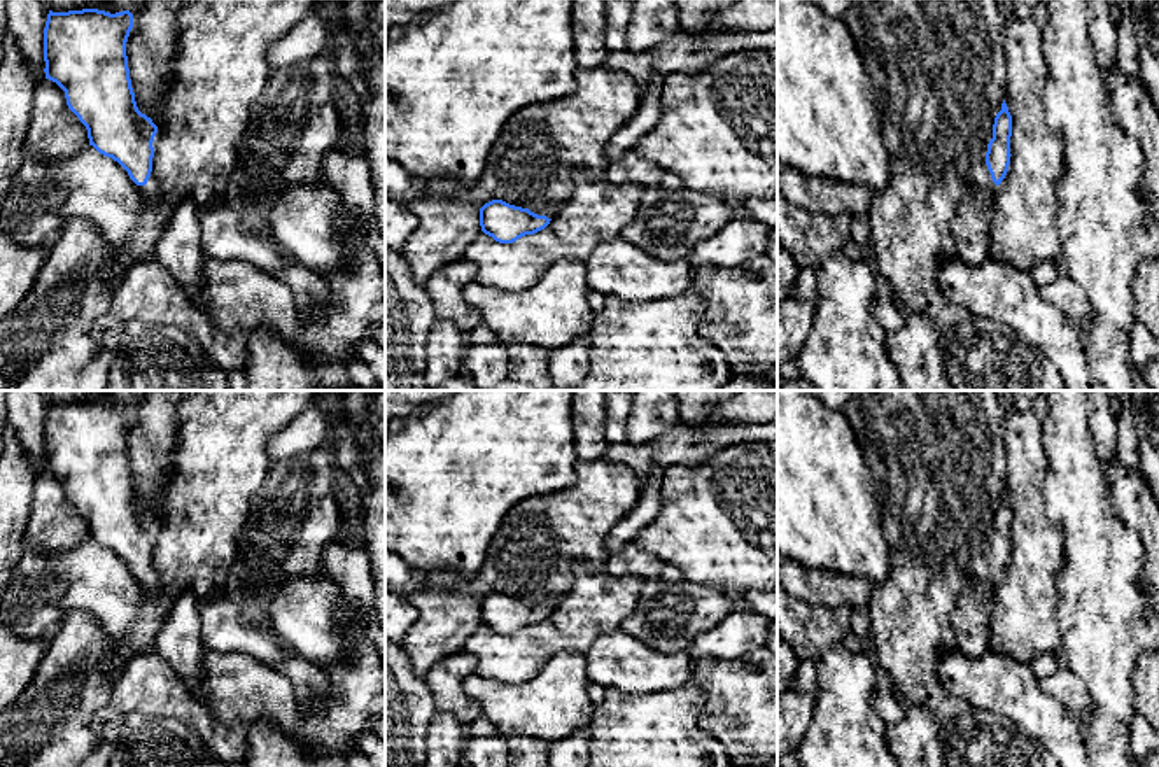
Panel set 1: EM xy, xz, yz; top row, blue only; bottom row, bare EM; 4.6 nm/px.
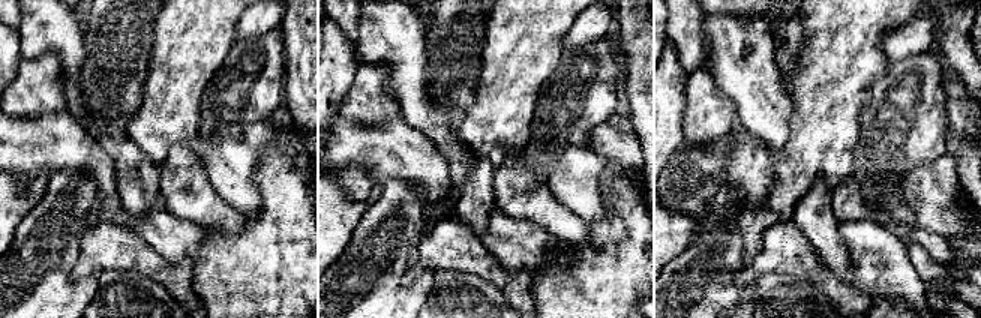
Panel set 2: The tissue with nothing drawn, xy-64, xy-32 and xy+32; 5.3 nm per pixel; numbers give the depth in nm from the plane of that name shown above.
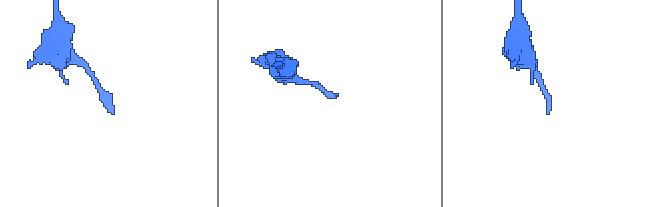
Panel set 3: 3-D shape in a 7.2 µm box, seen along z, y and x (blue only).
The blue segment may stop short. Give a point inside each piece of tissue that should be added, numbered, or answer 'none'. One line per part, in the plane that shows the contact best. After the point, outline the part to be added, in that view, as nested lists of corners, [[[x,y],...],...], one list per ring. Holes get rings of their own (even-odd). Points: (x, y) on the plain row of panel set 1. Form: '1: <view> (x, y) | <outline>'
1: yz (979, 568) | [[[993,524],[984,531],[982,539],[979,545],[972,550],[970,553],[970,564],[968,564],[968,573],[970,580],[986,580],[989,585],[994,588],[1005,580],[1005,574],[1001,573],[1000,578],[996,578],[991,571],[991,566],[986,557],[986,545],[987,545],[987,536],[993,531]]]

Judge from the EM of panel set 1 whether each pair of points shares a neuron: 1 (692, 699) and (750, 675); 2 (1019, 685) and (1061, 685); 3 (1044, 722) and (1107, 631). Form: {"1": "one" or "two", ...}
{"1": "two", "2": "two", "3": "two"}

